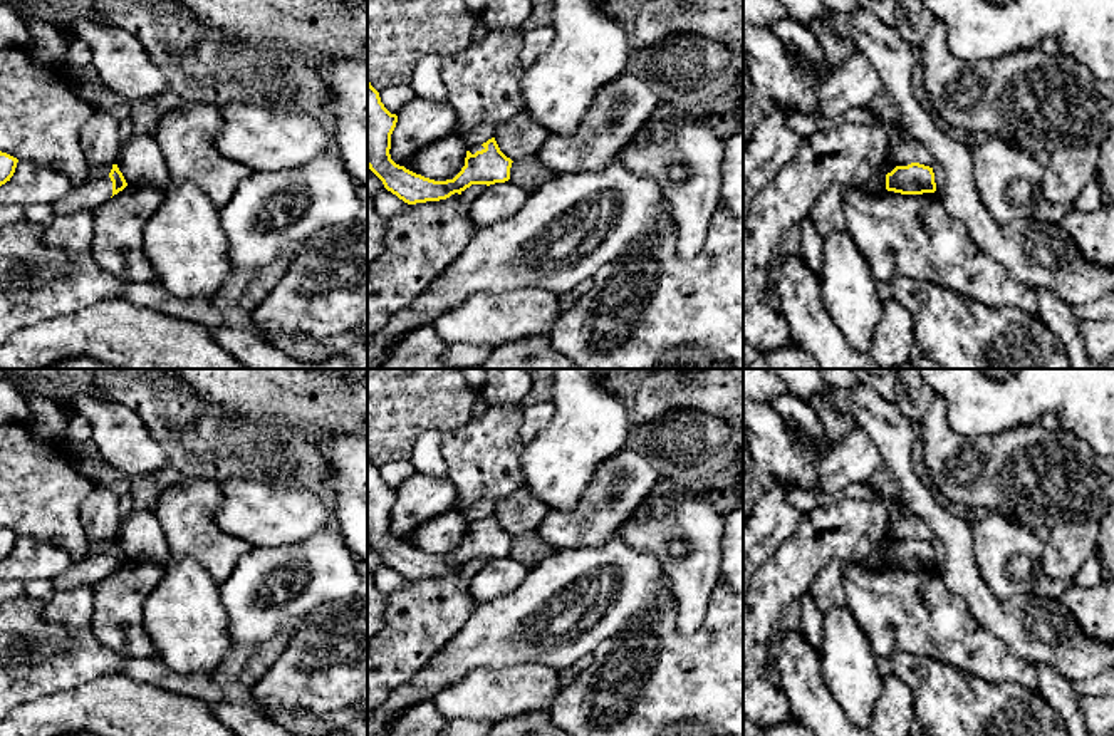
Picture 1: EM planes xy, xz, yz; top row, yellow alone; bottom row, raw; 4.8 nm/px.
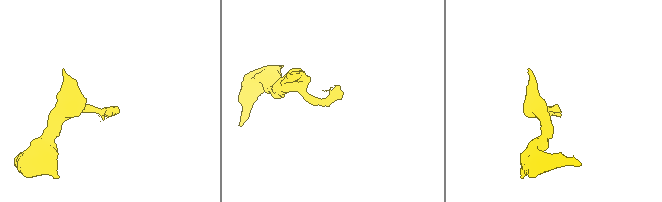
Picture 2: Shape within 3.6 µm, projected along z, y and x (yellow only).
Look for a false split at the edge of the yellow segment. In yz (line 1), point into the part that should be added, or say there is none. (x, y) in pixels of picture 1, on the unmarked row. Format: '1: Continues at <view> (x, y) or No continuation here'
1: No continuation here

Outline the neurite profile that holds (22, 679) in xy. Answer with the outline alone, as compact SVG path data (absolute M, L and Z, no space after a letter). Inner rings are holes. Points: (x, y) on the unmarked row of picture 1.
M77 585L59 590L45 604L45 619L75 630L62 654L39 662L15 654L0 662L0 718L22 702L119 674L126 657L106 649L91 634L94 588L96 585Z

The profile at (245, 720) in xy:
M211 704L215 716L238 736L295 736L278 726L253 704Z

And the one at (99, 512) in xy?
M96 486L82 501L79 516L87 543L117 540L121 531L119 496L111 490Z

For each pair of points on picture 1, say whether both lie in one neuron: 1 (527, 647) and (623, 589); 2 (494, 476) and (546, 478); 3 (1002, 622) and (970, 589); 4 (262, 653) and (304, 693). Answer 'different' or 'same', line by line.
1: same
2: different
3: same
4: different

